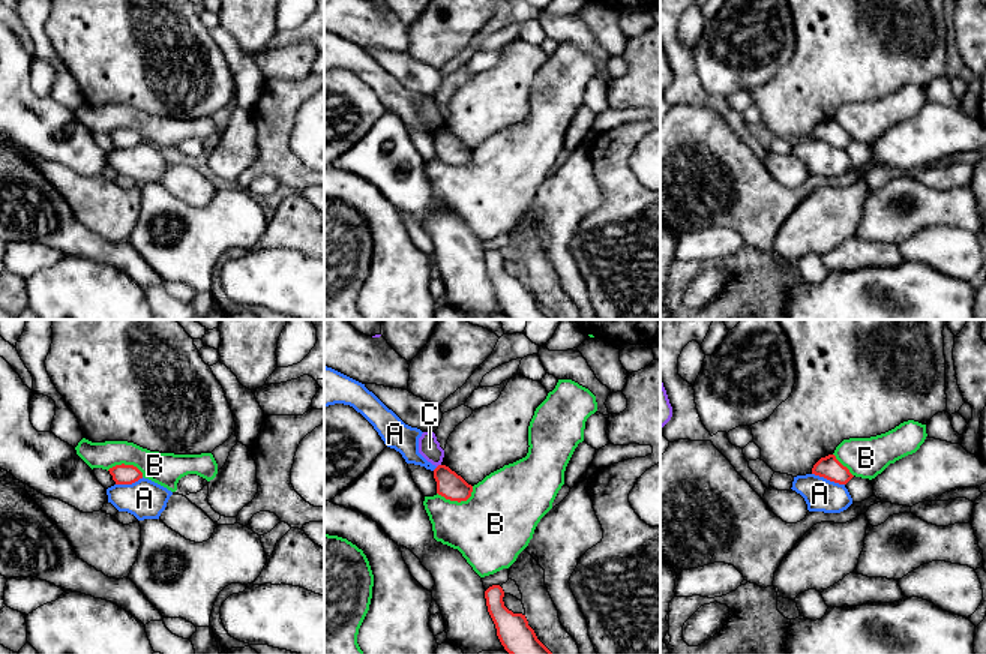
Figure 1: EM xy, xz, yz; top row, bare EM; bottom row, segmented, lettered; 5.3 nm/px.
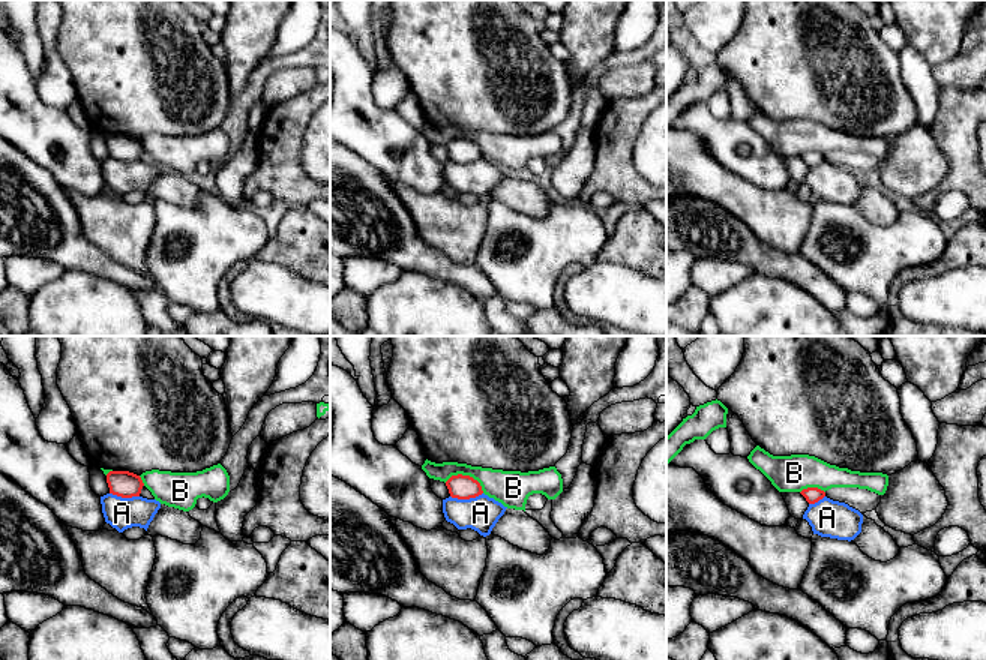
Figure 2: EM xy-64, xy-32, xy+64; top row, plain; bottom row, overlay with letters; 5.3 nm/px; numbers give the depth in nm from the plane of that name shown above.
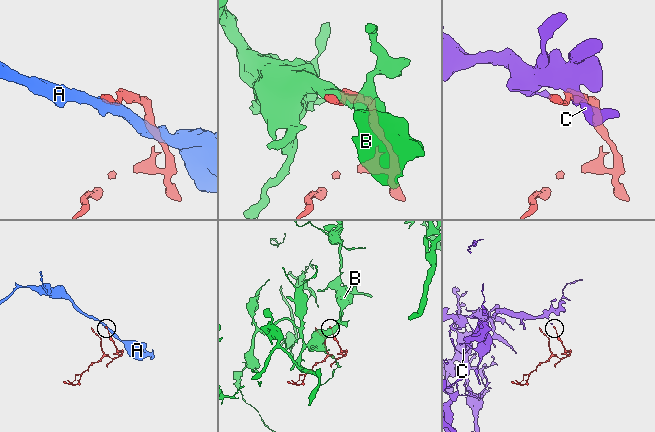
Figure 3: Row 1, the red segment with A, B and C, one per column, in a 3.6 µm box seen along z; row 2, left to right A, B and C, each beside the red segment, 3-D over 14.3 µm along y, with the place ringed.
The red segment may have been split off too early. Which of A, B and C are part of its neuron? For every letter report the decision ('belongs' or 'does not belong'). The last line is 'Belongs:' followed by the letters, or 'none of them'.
A: does not belong
B: does not belong
C: does not belong
Belongs: none of them

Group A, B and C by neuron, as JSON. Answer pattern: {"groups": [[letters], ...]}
{"groups": [["A"], ["B"], ["C"]]}

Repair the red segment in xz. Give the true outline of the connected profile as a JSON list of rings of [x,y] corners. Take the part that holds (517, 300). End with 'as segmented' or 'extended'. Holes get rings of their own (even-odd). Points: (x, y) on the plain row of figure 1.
[[[492,249],[485,255],[488,276],[504,314],[510,320],[552,320],[528,290],[525,279],[509,274],[503,261],[504,255],[500,249]]]; as segmented

